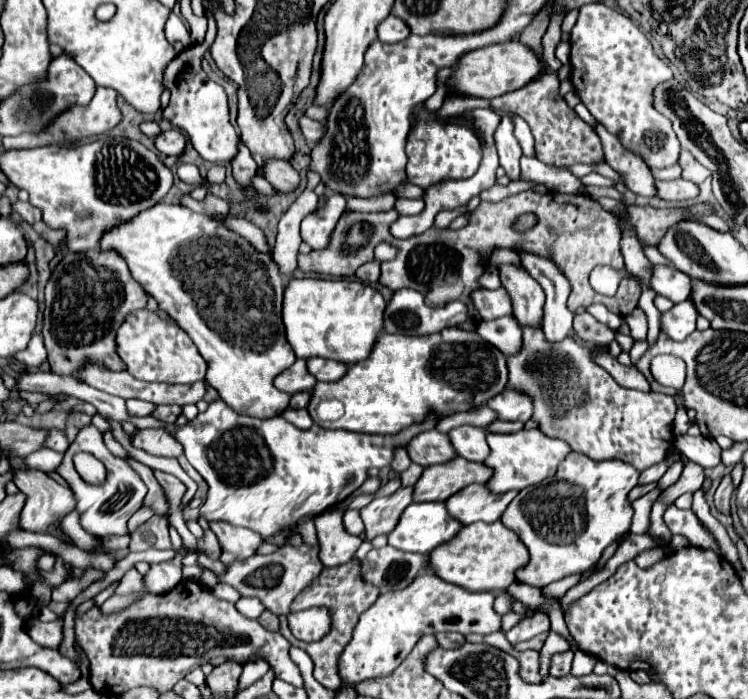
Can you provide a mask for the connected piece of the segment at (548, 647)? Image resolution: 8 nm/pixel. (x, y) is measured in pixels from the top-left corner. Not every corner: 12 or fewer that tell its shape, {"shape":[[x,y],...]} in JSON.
{"shape":[[550,630],[540,650],[540,674],[548,676],[550,656],[570,650],[562,634]]}

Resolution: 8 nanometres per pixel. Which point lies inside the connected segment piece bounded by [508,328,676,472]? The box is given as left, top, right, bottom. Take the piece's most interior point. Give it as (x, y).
(575, 400)

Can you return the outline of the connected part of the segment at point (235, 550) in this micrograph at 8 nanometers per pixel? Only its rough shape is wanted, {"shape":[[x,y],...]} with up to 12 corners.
{"shape":[[212,522],[220,562],[254,556],[264,542],[248,528]]}

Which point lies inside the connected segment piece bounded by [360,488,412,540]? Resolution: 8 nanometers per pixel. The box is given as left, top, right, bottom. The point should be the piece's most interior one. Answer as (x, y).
(381, 515)

